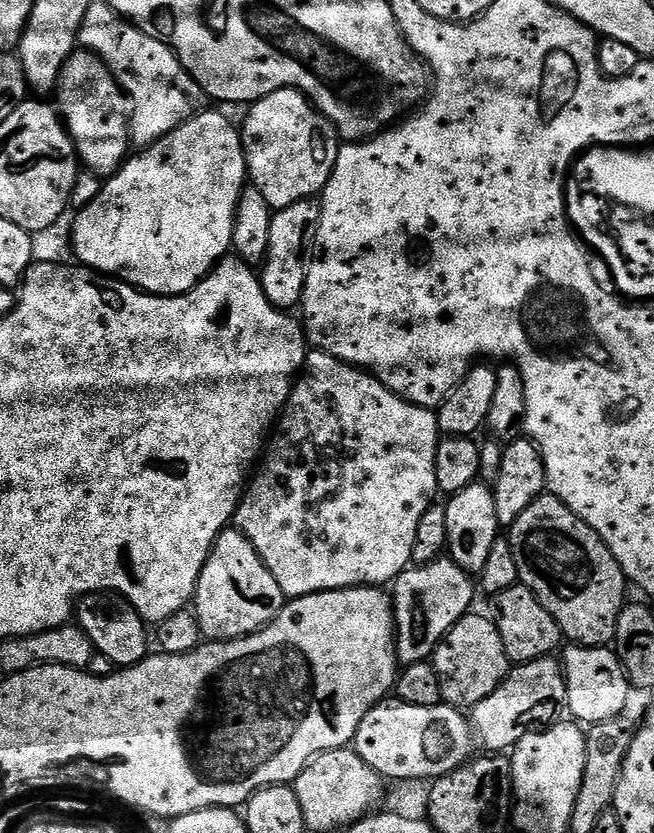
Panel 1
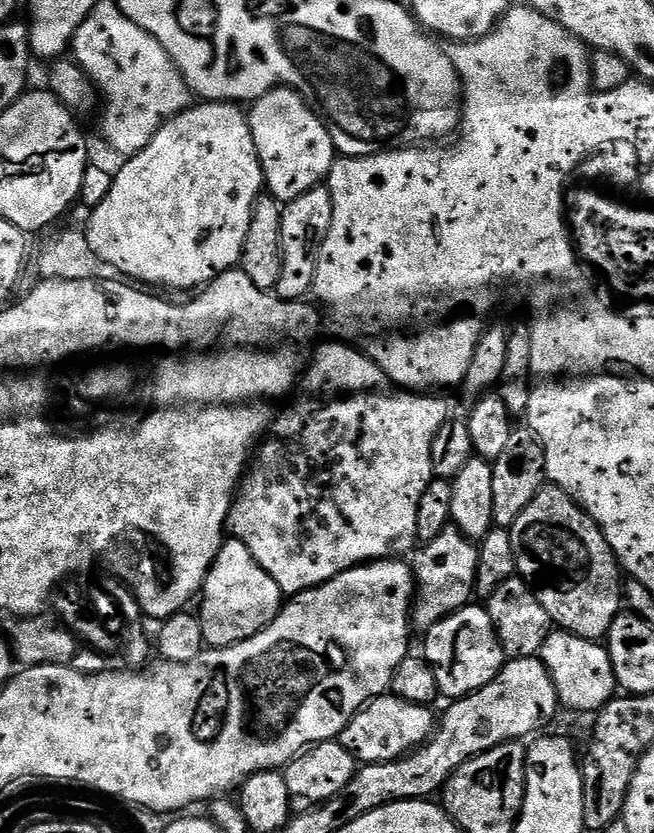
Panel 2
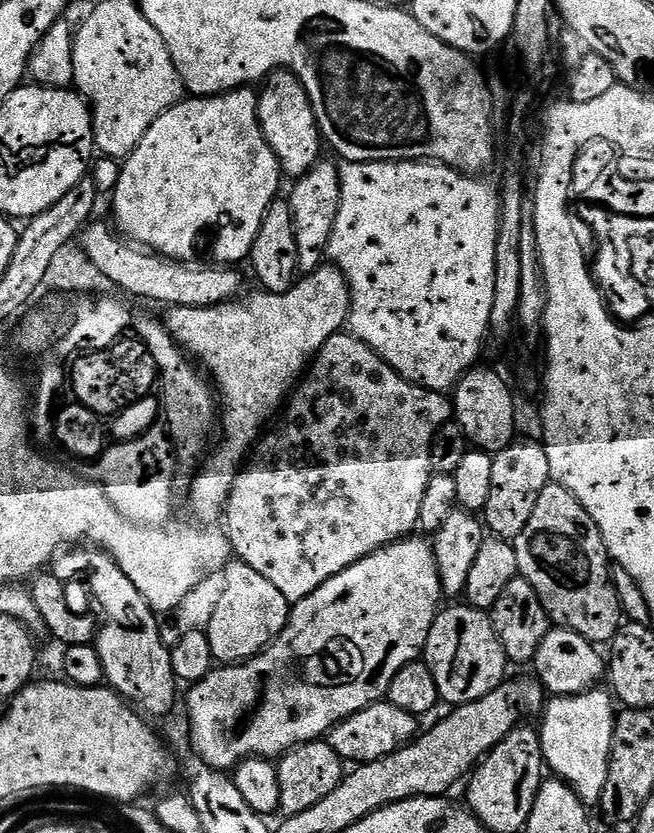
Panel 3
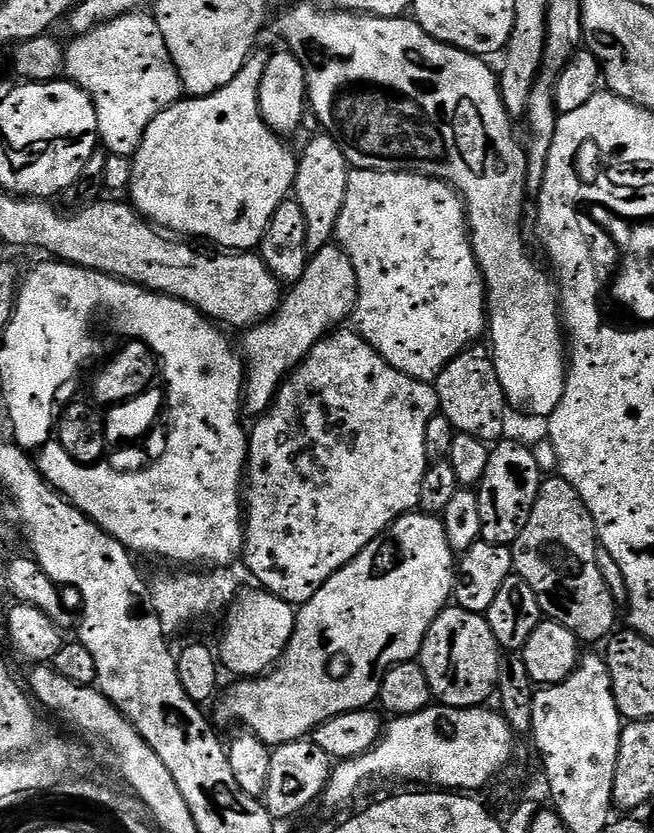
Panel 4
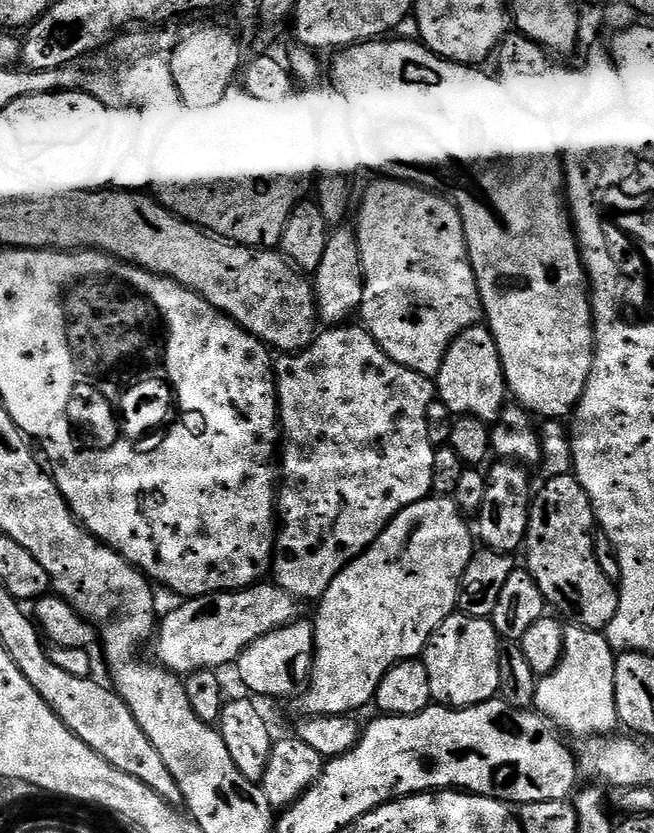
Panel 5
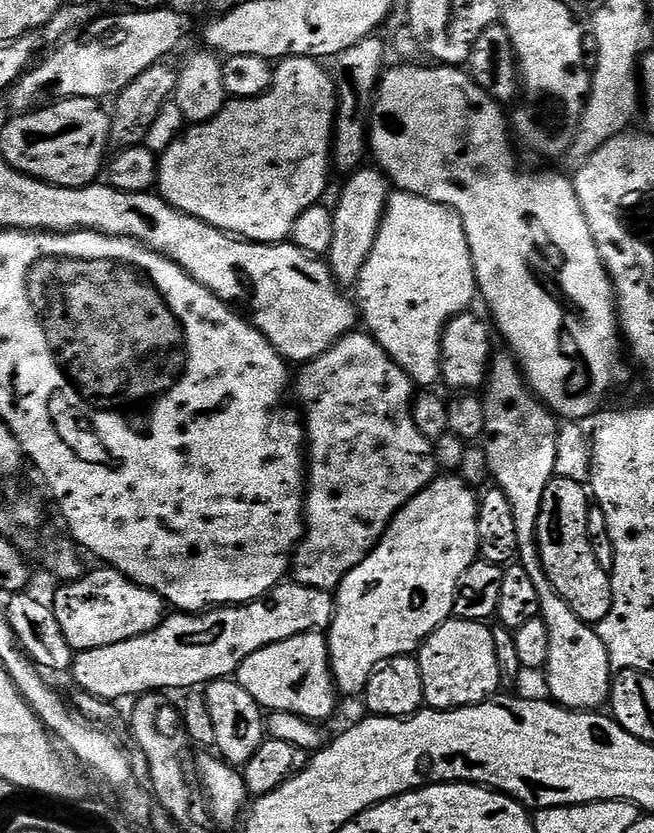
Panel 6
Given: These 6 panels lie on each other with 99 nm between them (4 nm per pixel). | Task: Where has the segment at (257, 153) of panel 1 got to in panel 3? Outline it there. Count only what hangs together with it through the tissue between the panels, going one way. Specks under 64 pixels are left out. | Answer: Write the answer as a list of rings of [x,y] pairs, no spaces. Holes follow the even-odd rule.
[[[277,70],[270,73],[259,89],[256,109],[260,119],[260,129],[280,163],[280,171],[285,177],[299,178],[307,174],[321,159],[320,123],[316,121],[314,106],[306,94],[300,79],[293,72]]]

